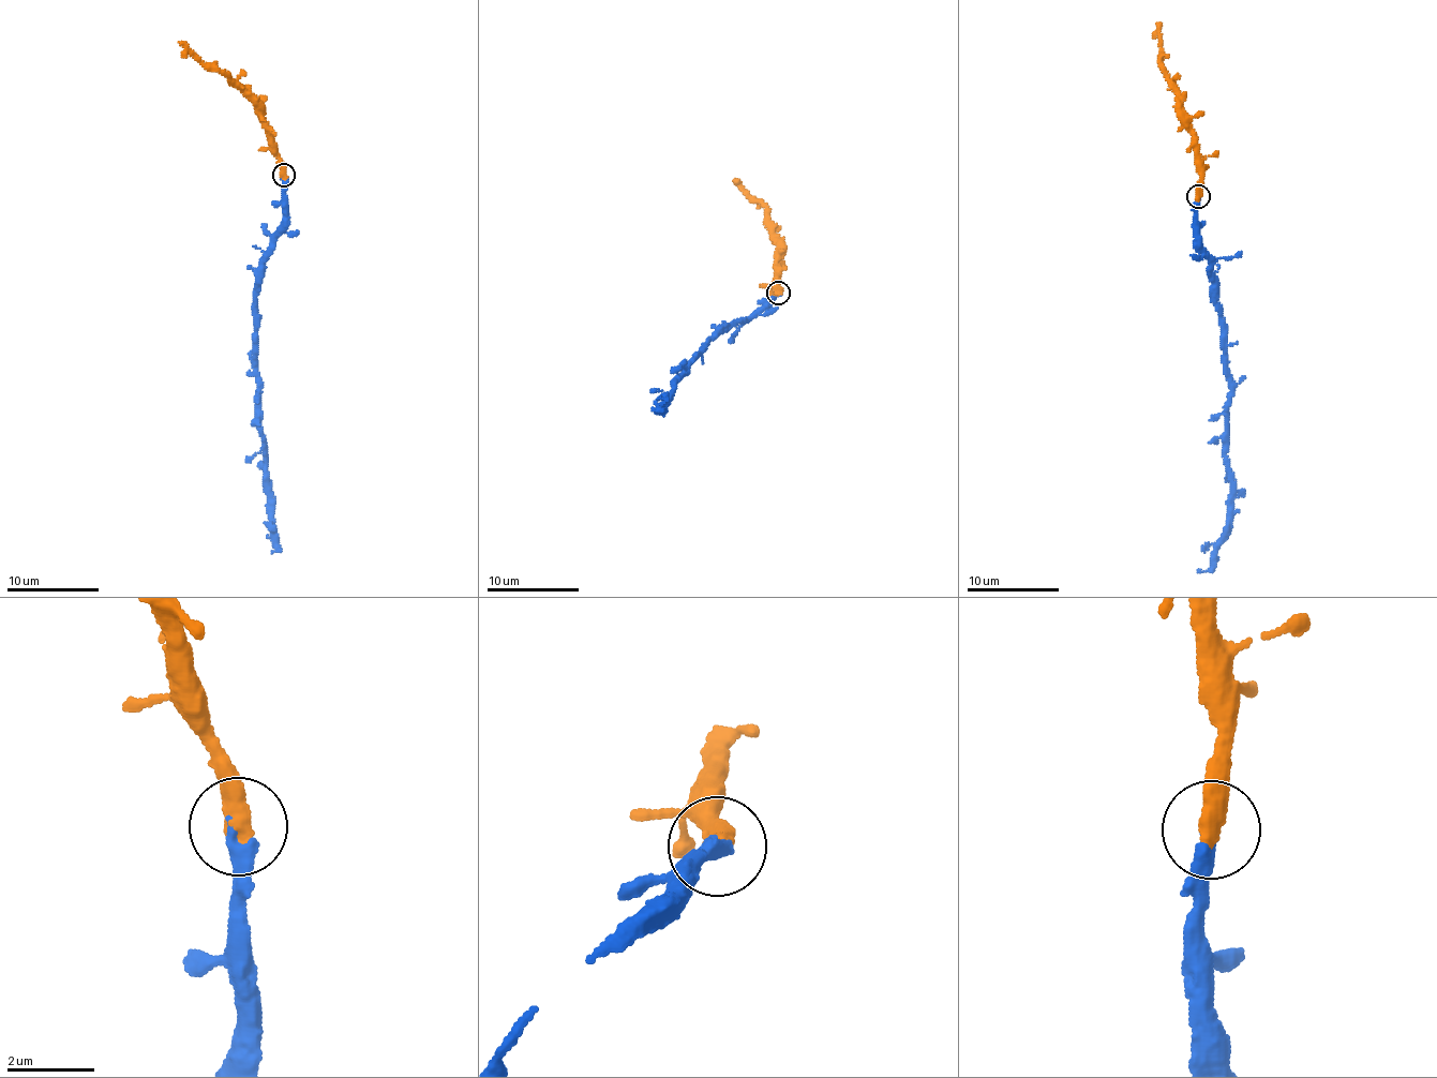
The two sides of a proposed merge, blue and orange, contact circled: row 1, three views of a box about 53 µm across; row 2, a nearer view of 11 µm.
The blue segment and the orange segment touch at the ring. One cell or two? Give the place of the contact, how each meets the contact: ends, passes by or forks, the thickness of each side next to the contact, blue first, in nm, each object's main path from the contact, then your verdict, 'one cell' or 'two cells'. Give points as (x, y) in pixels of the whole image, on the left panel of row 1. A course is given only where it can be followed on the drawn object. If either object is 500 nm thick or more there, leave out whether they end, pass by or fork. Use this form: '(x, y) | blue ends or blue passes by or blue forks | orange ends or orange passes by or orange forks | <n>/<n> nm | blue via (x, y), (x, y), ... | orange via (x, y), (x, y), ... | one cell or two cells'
(284, 175) | 400/500 nm | blue via (283, 175), (283, 231), (264, 263), (256, 296), (259, 435), (266, 457), (267, 512), (279, 551), (271, 553) | orange via (283, 174), (270, 126), (262, 117), (259, 101), (179, 42) | one cell

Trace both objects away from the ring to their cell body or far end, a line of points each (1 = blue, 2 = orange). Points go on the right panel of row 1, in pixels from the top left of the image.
1: (1197, 195), (1199, 253), (1208, 259), (1214, 283), (1224, 373), (1230, 389), (1227, 537), (1214, 564), (1200, 571)
2: (1199, 196), (1196, 144), (1162, 68), (1164, 55), (1159, 23)

